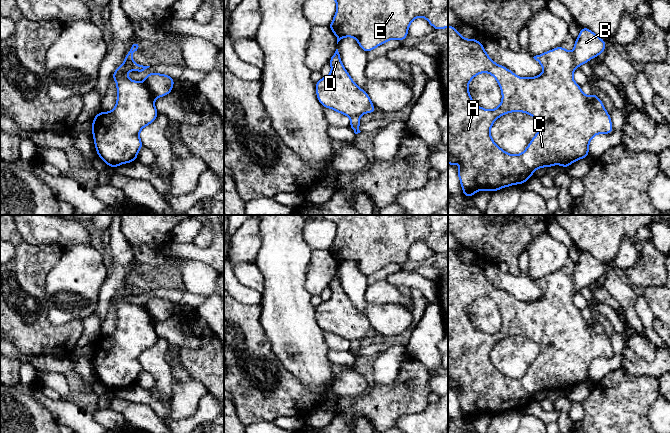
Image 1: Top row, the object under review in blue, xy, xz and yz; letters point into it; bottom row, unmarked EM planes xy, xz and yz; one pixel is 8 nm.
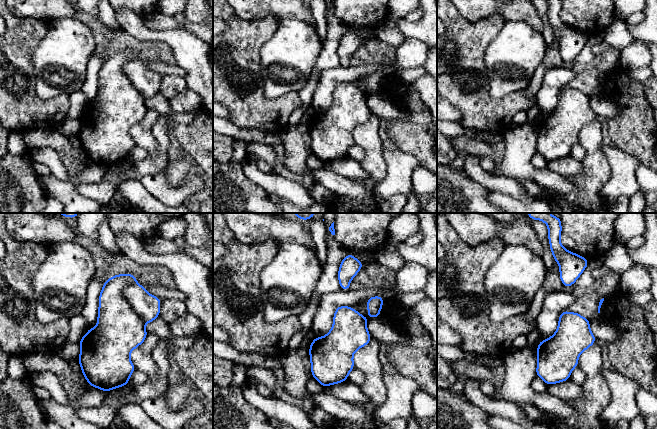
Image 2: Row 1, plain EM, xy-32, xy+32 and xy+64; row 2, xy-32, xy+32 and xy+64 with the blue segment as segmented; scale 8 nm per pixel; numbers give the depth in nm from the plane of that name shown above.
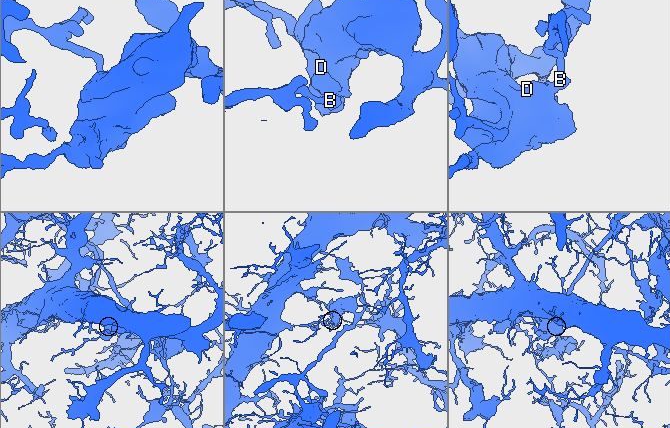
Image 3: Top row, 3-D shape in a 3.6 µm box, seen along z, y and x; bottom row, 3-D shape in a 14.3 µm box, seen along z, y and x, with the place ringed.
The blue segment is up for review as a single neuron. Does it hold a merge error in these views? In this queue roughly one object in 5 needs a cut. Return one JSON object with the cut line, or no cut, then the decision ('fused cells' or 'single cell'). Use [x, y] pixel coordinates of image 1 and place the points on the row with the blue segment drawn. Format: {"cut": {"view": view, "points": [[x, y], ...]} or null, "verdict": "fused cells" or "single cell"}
{"cut": {"view": "xy", "points": [[141, 83], [154, 98]]}, "verdict": "fused cells"}

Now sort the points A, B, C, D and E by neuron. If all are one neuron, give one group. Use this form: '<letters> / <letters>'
A C D E / B

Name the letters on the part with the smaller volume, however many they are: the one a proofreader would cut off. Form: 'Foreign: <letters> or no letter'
Foreign: A, C, D, E

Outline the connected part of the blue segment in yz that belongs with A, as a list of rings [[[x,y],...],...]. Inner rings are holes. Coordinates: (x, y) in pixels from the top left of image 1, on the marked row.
[[[448,25],[448,164],[455,166],[458,162],[462,163],[462,166],[457,170],[457,174],[460,180],[460,184],[463,190],[463,195],[466,197],[472,197],[476,192],[481,190],[487,190],[490,193],[500,190],[505,187],[509,187],[511,185],[517,184],[525,184],[525,182],[533,175],[533,173],[541,167],[549,168],[553,165],[561,165],[565,169],[569,167],[572,163],[579,159],[588,158],[589,154],[589,144],[591,139],[597,134],[611,134],[614,129],[611,122],[610,114],[605,110],[605,106],[603,102],[596,96],[595,92],[593,92],[590,96],[586,96],[583,94],[581,86],[579,86],[573,79],[573,72],[576,68],[574,63],[574,58],[572,53],[567,51],[563,46],[559,46],[547,52],[544,52],[540,55],[536,55],[533,57],[538,63],[540,63],[543,67],[544,72],[535,77],[519,77],[515,73],[513,73],[508,68],[496,64],[486,53],[484,46],[476,39],[466,39],[463,38],[460,33],[453,26]],[[480,73],[489,73],[491,74],[498,82],[498,85],[501,89],[502,100],[501,104],[495,108],[494,110],[488,110],[476,105],[469,93],[468,85],[471,80]],[[511,112],[523,112],[531,115],[539,122],[539,130],[536,135],[531,139],[530,143],[526,147],[526,149],[518,155],[509,154],[500,148],[492,139],[490,130],[493,123],[501,116],[511,113]]]

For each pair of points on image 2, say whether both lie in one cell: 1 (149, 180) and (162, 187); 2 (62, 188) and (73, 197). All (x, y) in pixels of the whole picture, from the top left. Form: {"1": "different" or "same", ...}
{"1": "same", "2": "same"}

